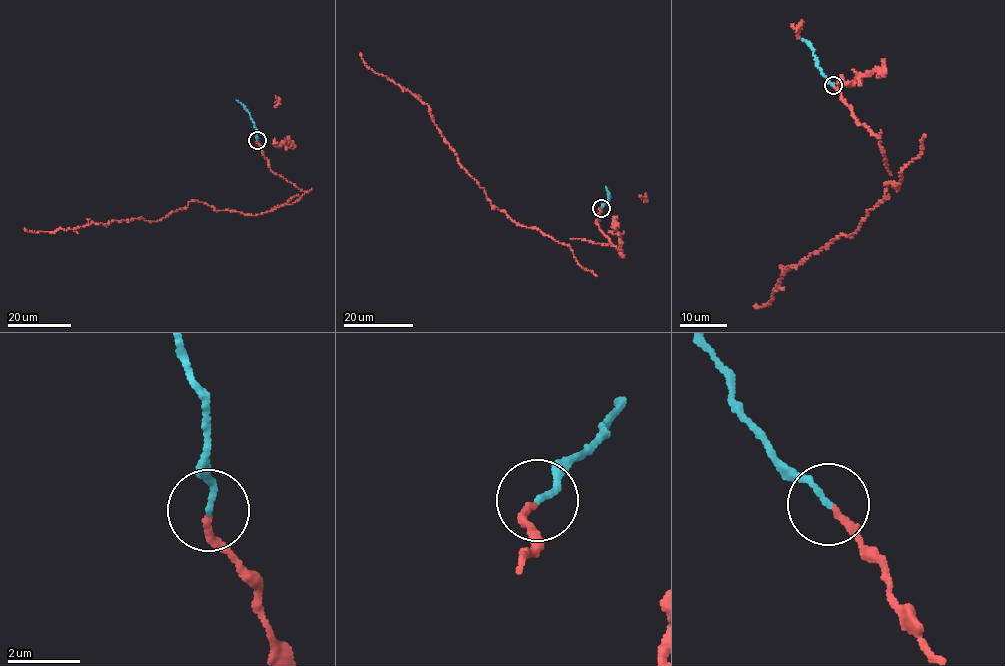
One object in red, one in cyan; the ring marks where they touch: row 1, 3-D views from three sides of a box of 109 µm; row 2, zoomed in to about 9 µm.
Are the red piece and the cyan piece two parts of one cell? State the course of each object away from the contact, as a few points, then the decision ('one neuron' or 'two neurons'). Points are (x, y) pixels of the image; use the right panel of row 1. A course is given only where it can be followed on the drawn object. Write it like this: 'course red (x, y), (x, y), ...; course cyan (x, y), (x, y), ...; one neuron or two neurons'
course red (834, 86), (901, 182), (897, 190), (886, 183), (855, 232), (790, 266), (773, 300), (754, 306); course cyan (833, 86), (822, 73), (809, 43), (802, 38); one neuron

